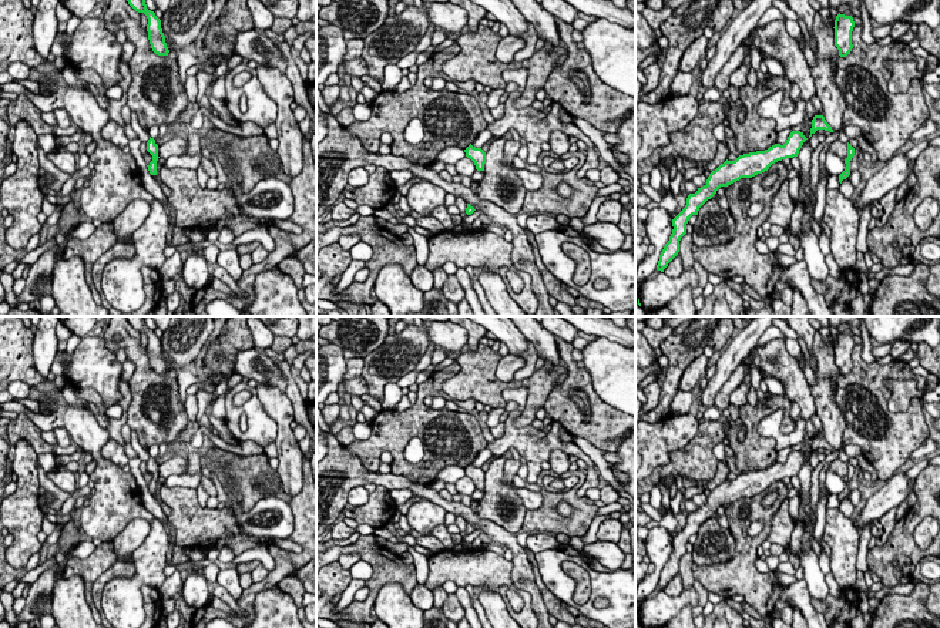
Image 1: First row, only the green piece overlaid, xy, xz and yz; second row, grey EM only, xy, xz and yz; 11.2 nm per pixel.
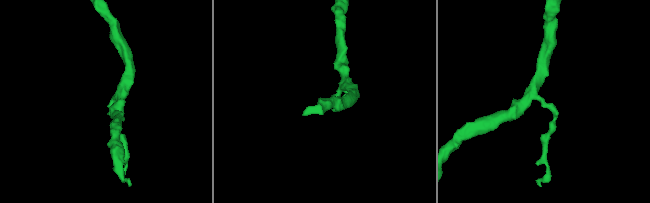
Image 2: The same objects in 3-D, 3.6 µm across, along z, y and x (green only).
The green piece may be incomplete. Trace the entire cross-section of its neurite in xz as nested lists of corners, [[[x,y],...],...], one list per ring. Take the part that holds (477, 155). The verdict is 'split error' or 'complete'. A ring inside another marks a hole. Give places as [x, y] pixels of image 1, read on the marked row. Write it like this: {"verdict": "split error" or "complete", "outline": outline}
{"verdict": "complete", "outline": [[[470,144],[464,152],[466,157],[474,162],[477,171],[484,171],[486,152],[481,148],[476,148]]]}

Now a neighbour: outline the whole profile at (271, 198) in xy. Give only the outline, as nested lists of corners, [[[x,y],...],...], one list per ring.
[[[266,178],[259,181],[248,194],[236,197],[241,211],[254,219],[286,221],[293,212],[293,194],[289,184]]]

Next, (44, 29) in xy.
[[[40,0],[33,23],[34,48],[47,61],[58,31],[56,7],[60,0]]]

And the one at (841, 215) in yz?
[[[826,189],[823,222],[832,229],[830,251],[842,271],[853,269],[857,255],[860,216],[849,198],[836,189]]]

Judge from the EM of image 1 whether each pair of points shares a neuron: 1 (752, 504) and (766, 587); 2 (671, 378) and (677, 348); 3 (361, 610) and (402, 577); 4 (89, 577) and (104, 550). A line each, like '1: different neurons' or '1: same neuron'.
1: same neuron
2: same neuron
3: same neuron
4: same neuron

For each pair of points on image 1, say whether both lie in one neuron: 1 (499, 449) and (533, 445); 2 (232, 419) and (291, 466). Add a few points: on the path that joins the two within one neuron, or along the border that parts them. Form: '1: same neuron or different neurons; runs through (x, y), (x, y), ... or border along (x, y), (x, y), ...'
1: same neuron; runs through (507, 442), (524, 442)
2: different neurons; border along (264, 410), (277, 425), (275, 442)

